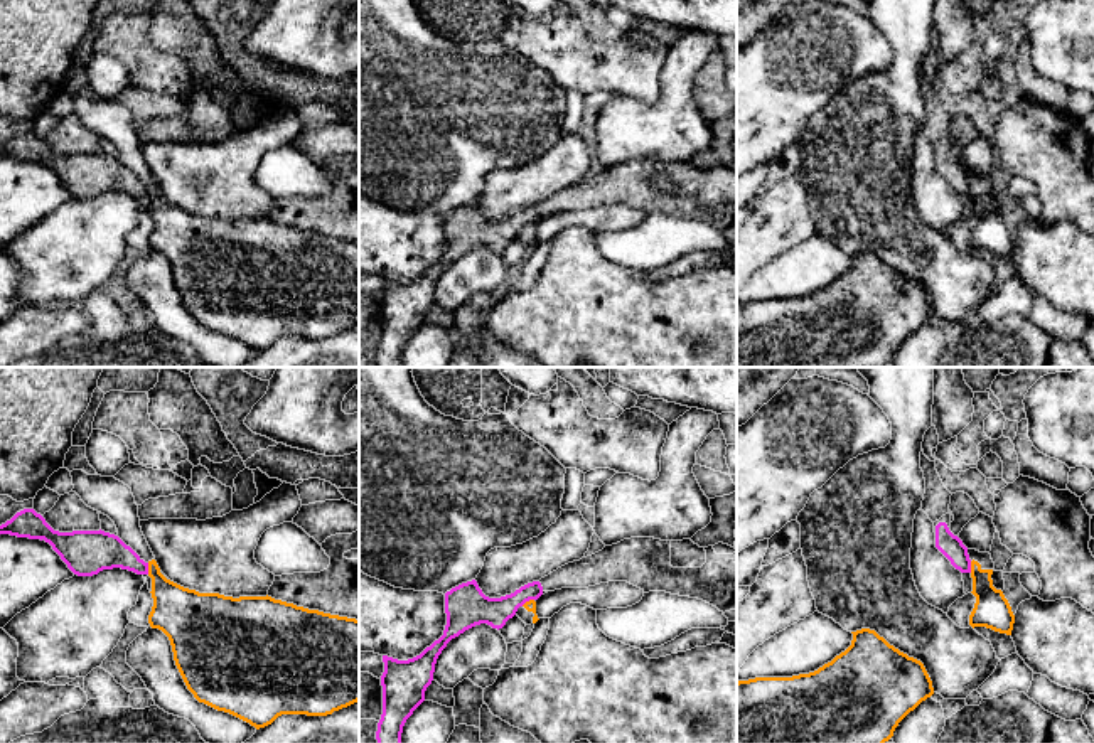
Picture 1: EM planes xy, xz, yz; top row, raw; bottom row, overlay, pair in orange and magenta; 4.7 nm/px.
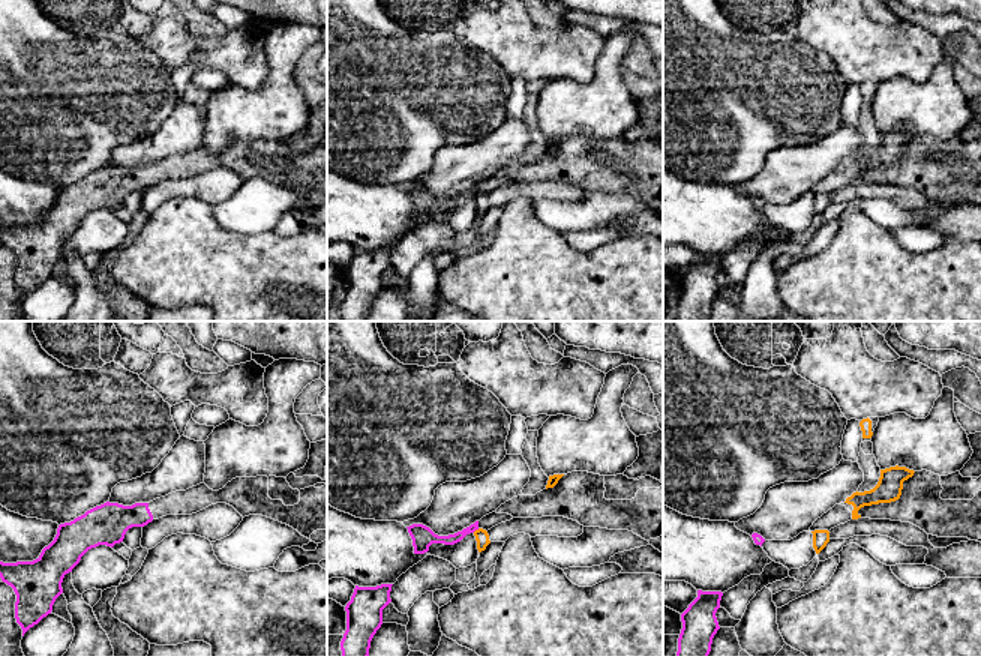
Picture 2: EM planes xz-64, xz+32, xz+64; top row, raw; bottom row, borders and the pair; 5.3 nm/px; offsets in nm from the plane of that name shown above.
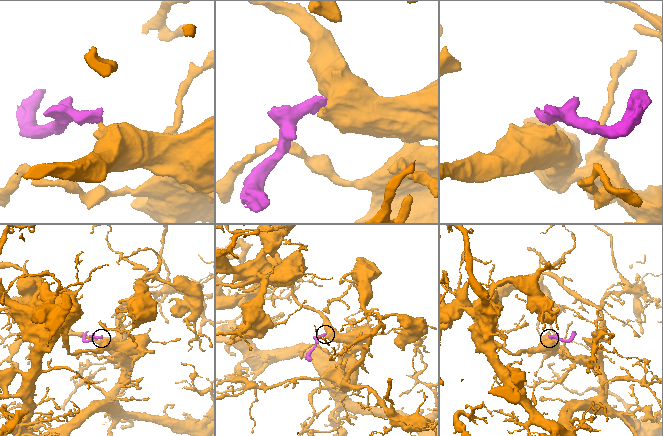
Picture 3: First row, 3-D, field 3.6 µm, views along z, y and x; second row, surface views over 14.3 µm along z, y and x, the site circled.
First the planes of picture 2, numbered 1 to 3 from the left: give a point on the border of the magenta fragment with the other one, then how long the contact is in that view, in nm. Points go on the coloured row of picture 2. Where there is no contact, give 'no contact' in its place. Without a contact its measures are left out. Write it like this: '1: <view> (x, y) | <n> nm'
1: no contact
2: xz+32 (476, 530) | 40 nm
3: no contact

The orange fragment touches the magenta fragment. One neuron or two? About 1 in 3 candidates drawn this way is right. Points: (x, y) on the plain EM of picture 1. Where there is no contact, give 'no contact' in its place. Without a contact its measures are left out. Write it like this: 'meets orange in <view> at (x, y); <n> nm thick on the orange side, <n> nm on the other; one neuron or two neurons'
meets orange in xy at (149, 191); 240 nm thick on the orange side, 180 nm on the other; two neurons

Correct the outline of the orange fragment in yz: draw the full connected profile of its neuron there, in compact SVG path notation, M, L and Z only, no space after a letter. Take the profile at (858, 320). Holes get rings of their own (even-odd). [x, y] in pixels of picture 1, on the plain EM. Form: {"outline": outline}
{"outline": "M875 253L853 256L851 268L814 295L737 305L737 367L883 367L898 345L934 317L924 286Z"}

